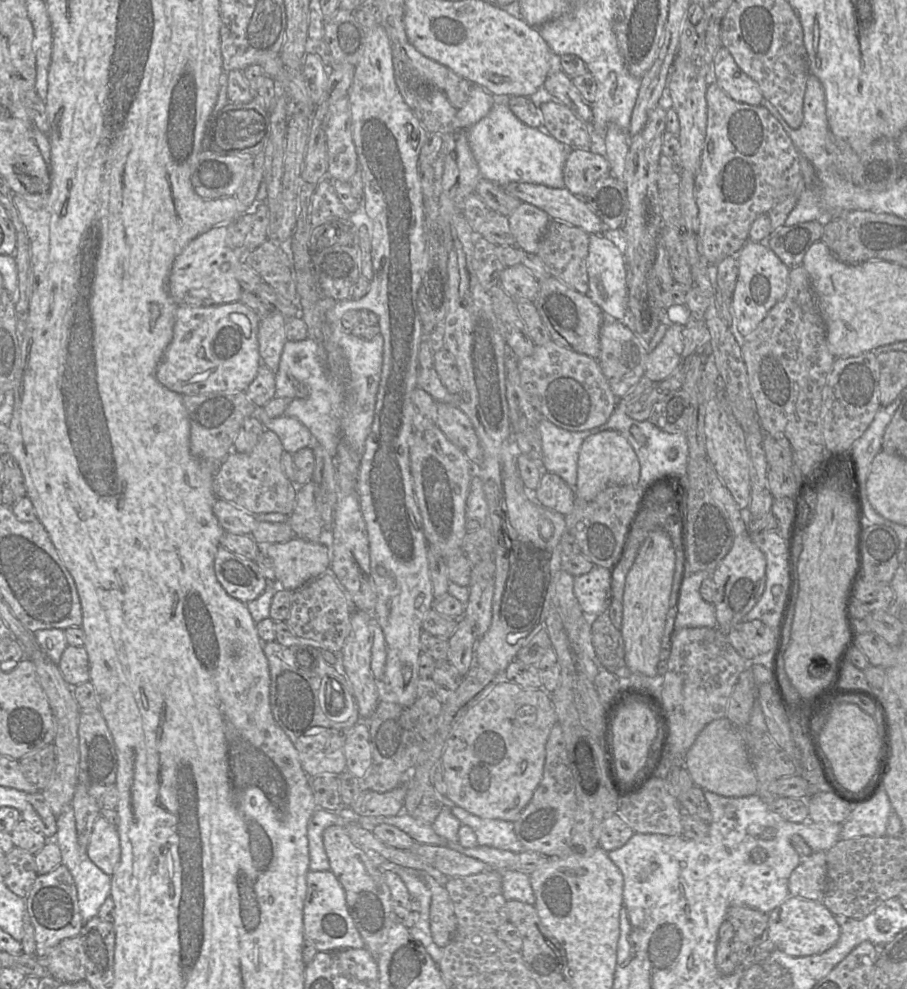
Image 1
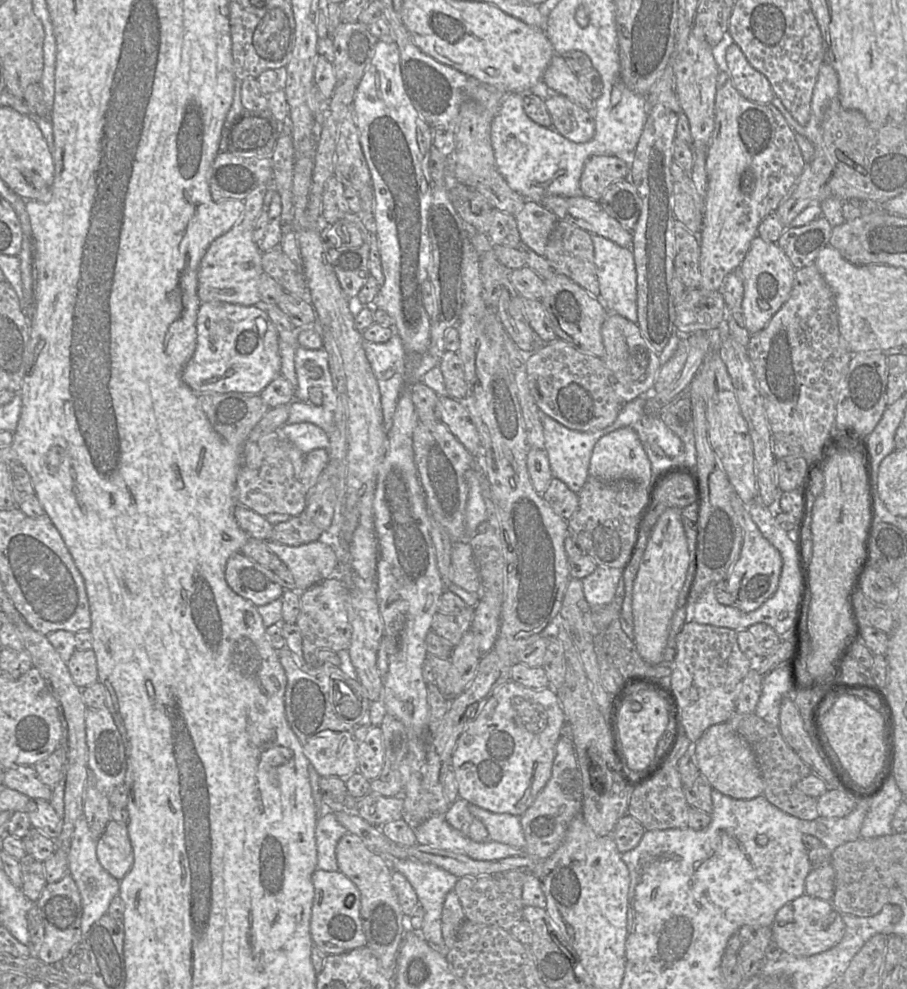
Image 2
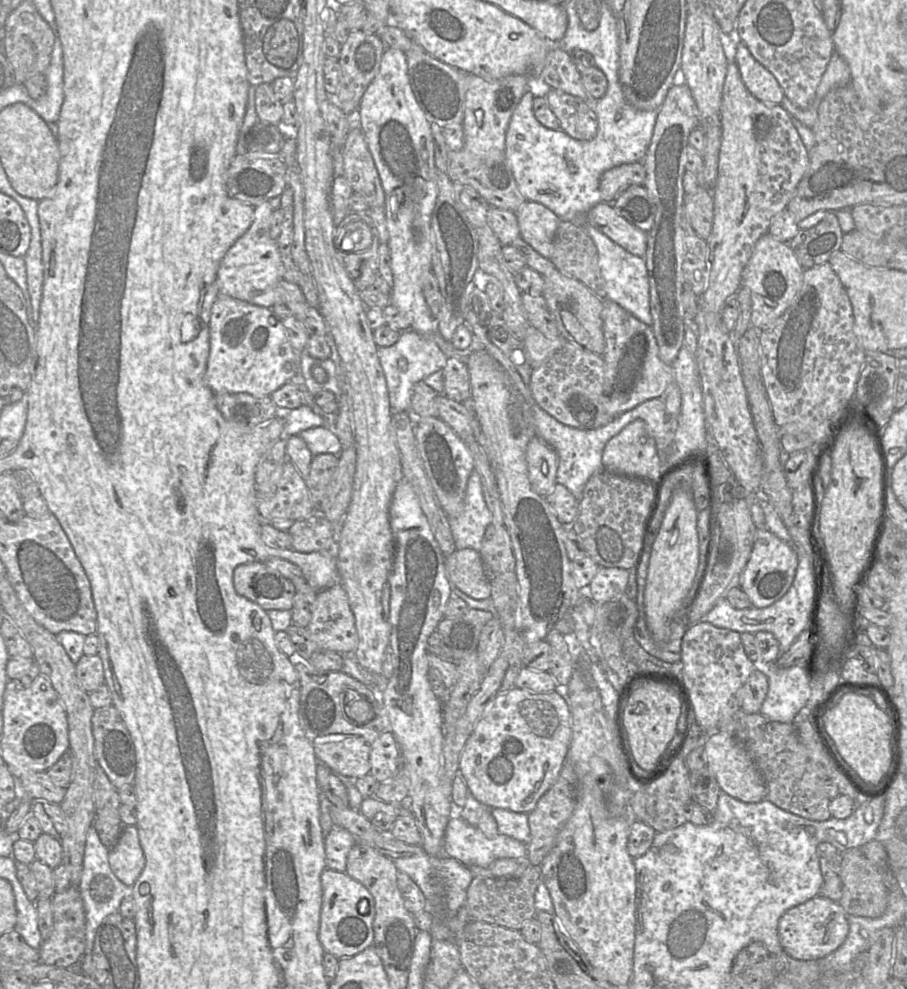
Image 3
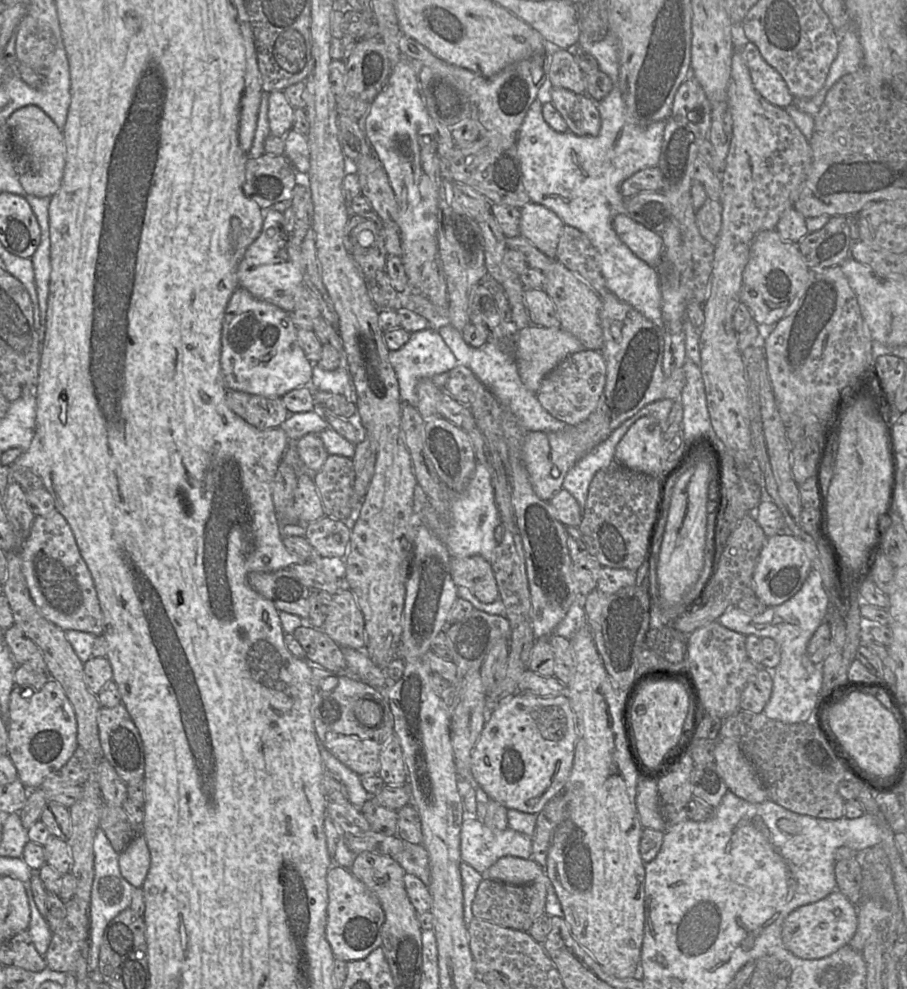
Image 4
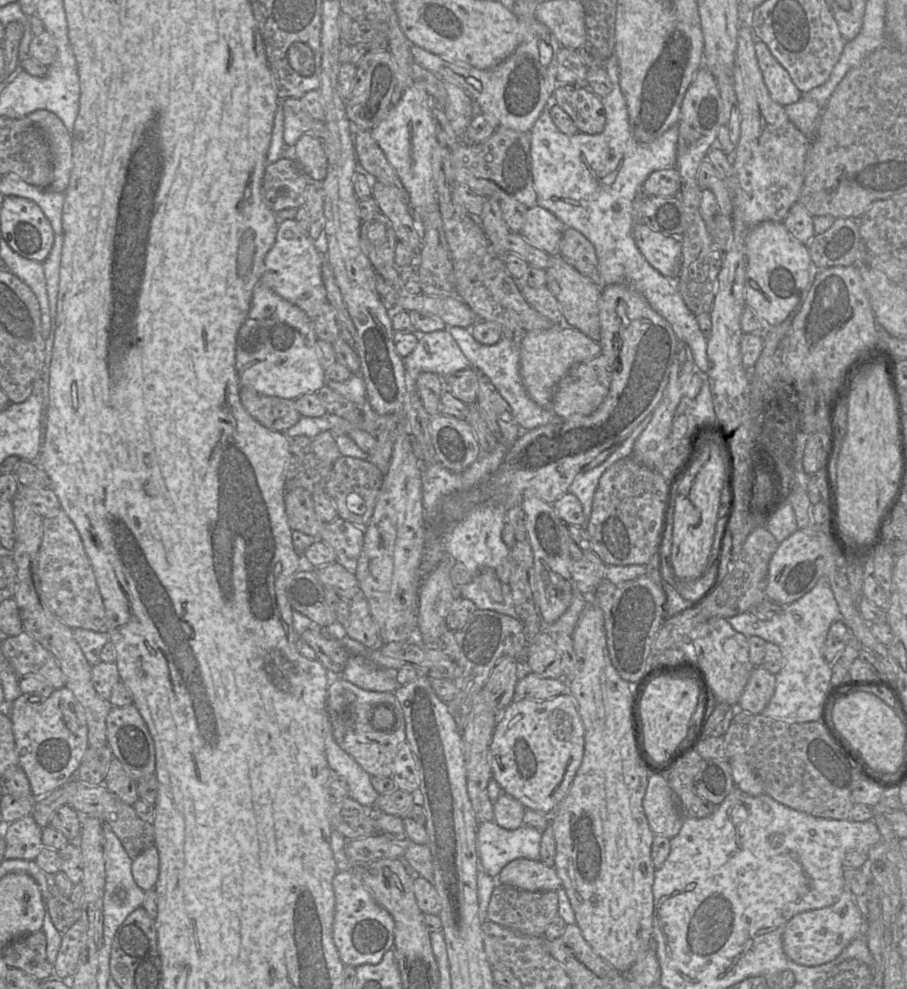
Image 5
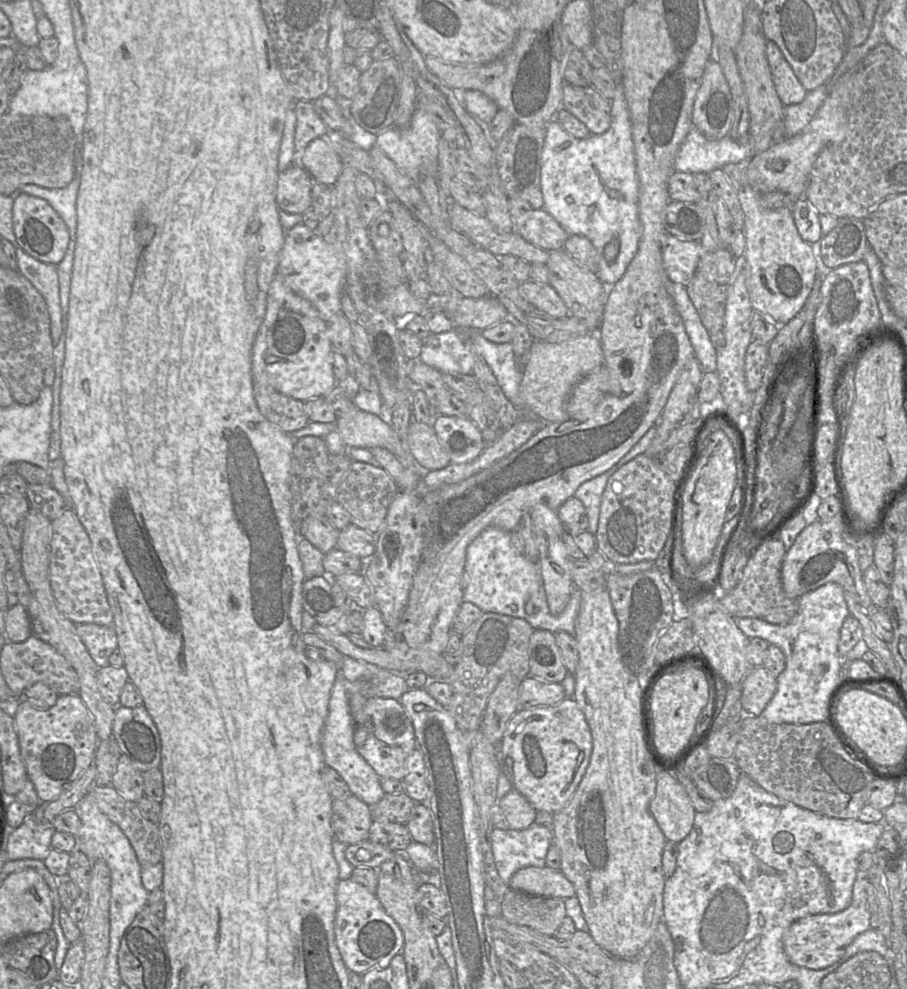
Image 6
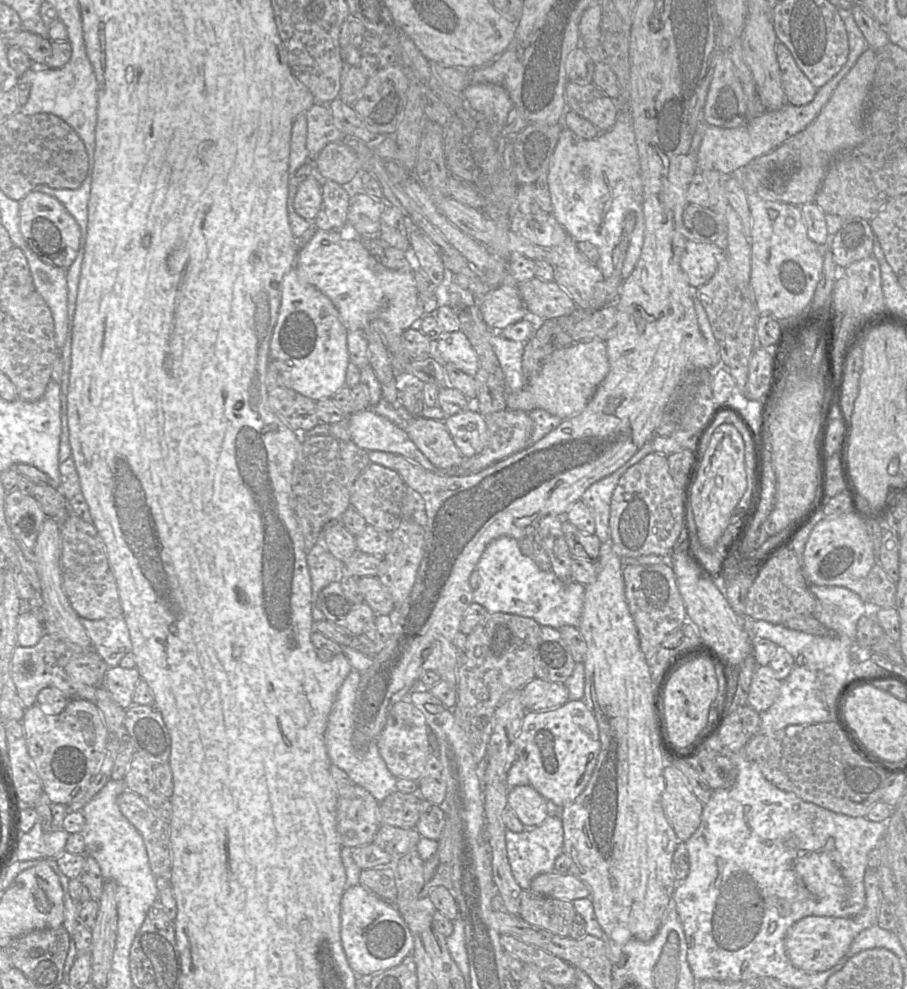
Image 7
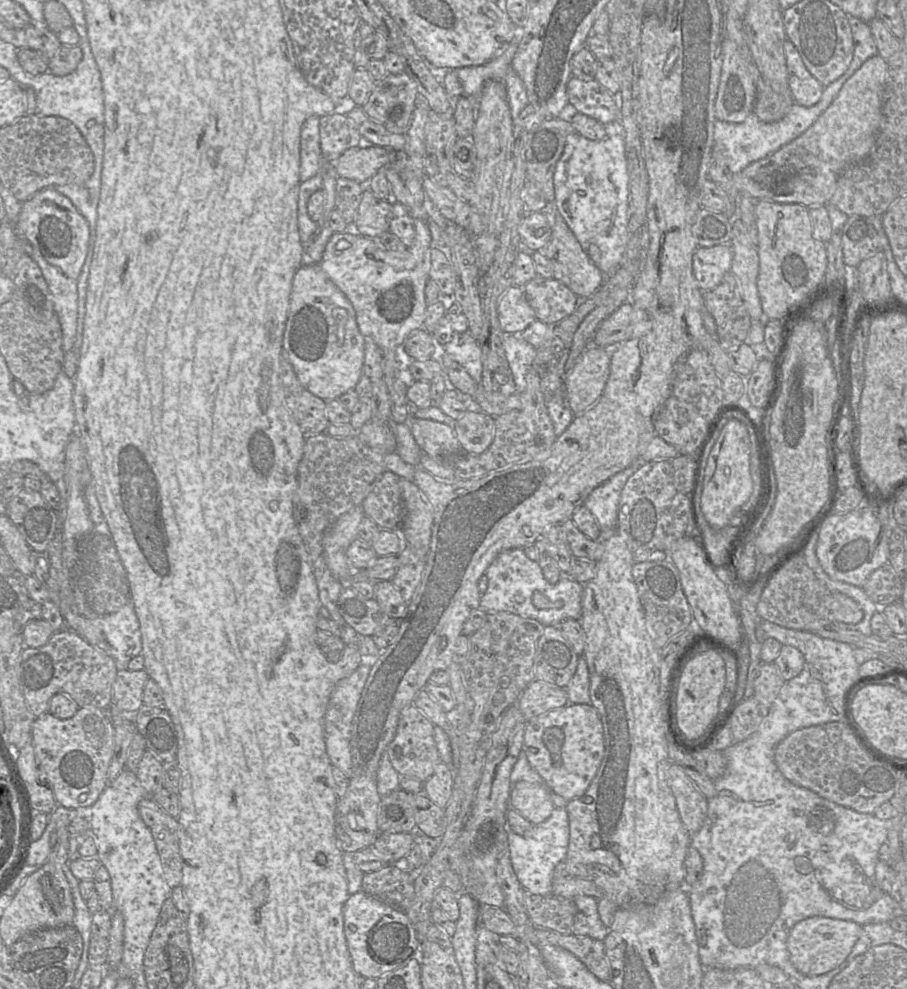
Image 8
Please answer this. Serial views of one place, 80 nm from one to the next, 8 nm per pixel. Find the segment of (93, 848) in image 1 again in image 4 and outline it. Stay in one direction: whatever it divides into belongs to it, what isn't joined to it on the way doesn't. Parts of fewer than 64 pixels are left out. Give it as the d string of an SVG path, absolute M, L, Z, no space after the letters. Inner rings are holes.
M139 835L119 853L122 876L135 888L141 889L151 867L151 853L145 836Z

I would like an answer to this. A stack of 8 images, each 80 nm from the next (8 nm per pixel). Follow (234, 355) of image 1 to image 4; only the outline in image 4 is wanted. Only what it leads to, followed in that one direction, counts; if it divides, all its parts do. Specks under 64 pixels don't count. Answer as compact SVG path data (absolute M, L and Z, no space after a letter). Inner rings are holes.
M238 288L227 304L221 333L220 364L227 389L281 398L293 389L309 385L313 363L308 360L299 346L297 331L298 328L293 323L290 313L269 302L253 297L243 288Z

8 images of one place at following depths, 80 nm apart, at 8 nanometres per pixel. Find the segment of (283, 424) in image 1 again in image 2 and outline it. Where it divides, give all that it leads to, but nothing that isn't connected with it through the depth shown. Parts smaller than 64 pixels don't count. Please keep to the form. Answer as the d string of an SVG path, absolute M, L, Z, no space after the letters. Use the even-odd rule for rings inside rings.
M286 423L278 432L304 454L316 449L328 450L330 446L329 435L311 423Z

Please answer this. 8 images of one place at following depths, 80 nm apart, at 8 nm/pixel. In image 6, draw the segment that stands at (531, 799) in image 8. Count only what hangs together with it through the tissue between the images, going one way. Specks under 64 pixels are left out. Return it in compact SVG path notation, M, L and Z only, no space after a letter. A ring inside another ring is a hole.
M512 789L497 802L510 830L523 830L535 823L537 810L517 790Z

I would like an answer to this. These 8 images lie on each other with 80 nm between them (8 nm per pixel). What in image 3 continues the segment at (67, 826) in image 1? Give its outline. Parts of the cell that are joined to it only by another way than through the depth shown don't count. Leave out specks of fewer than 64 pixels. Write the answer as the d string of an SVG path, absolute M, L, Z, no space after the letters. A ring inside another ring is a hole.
M91 826L86 835L86 843L83 858L83 868L78 884L78 890L82 896L86 916L85 925L85 953L90 953L95 933L102 921L109 915L118 913L122 900L131 896L131 889L122 883L113 873L109 865L109 848L99 839L96 830Z

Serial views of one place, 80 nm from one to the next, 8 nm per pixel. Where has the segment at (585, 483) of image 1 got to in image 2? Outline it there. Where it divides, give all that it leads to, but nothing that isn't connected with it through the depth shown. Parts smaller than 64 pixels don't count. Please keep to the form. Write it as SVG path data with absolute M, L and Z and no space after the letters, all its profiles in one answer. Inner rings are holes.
M623 427L602 436L594 446L589 464L589 477L603 481L631 480L640 484L652 484L656 478L637 432L630 427Z

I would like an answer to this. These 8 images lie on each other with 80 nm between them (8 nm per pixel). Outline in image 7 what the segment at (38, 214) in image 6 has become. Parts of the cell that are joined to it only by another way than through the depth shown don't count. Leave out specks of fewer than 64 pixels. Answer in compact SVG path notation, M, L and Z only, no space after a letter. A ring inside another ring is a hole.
M32 191L20 202L19 229L29 248L45 263L68 270L80 249L81 230L56 198Z

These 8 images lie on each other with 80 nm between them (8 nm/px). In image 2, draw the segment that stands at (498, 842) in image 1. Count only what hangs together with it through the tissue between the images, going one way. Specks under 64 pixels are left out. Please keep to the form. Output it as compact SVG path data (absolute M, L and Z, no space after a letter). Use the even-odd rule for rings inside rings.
M470 804L468 810L486 827L489 840L525 849L526 840L520 823L520 817L508 813L493 813Z

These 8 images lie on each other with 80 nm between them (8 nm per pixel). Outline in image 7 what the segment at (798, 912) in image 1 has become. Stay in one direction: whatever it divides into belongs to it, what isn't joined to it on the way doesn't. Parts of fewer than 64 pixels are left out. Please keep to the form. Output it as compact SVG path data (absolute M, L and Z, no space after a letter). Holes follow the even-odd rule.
M876 868L867 869L864 875L866 902L862 911L852 917L810 915L795 922L787 931L785 947L792 964L806 972L826 971L843 959L854 938L863 930L874 926L882 899Z

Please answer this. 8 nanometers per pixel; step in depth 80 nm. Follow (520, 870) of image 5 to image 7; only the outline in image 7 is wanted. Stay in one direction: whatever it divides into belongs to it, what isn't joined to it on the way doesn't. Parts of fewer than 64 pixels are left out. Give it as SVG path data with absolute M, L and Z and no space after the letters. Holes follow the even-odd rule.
M556 871L536 876L530 890L543 896L573 901L578 898L590 897L591 888L584 881L570 874Z

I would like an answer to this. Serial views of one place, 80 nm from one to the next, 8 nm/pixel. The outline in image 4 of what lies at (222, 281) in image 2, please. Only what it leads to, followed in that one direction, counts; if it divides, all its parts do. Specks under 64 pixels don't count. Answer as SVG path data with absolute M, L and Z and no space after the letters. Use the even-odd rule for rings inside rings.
M273 209L264 210L261 234L248 247L238 265L239 288L247 290L253 297L269 302L286 312L293 312L302 298L314 298L305 283L305 260L301 245L291 245L280 227L283 215Z

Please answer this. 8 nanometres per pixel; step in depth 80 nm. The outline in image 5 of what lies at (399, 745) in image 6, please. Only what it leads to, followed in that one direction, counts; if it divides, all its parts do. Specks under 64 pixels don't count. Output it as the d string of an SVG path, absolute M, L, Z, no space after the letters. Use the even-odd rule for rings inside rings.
M329 674L326 709L333 737L340 747L369 775L391 778L397 747L406 741L403 712L394 693L365 690L339 674ZM377 704L383 704L394 712L397 721L391 729L377 730L371 725L368 712Z

